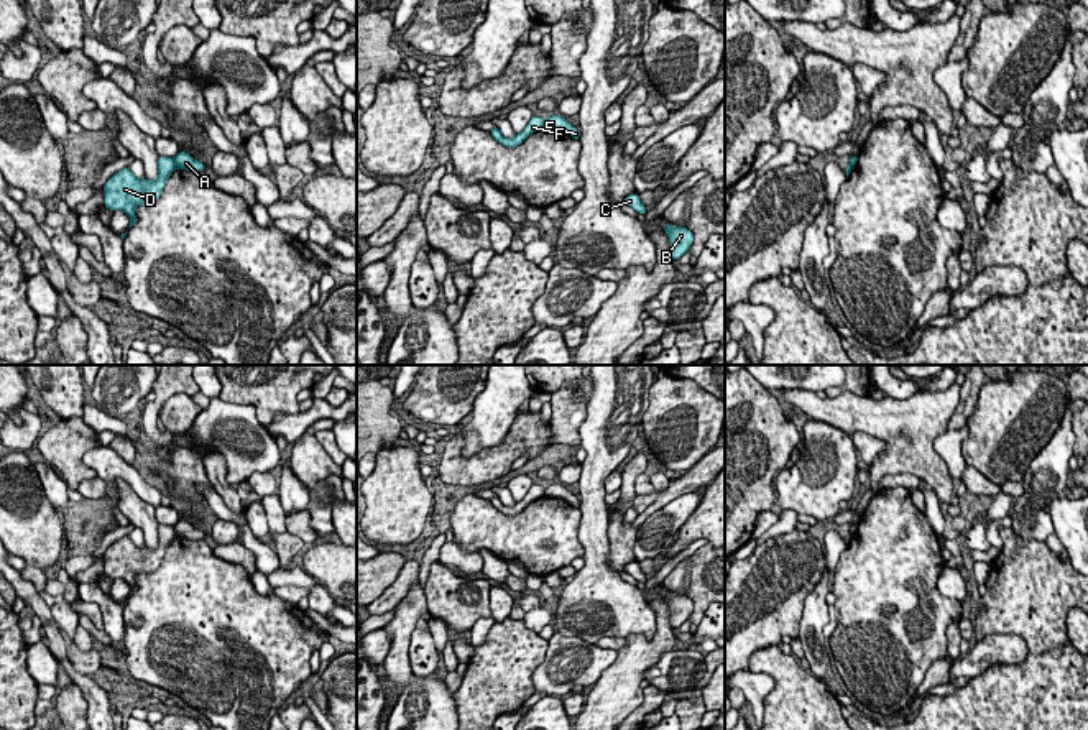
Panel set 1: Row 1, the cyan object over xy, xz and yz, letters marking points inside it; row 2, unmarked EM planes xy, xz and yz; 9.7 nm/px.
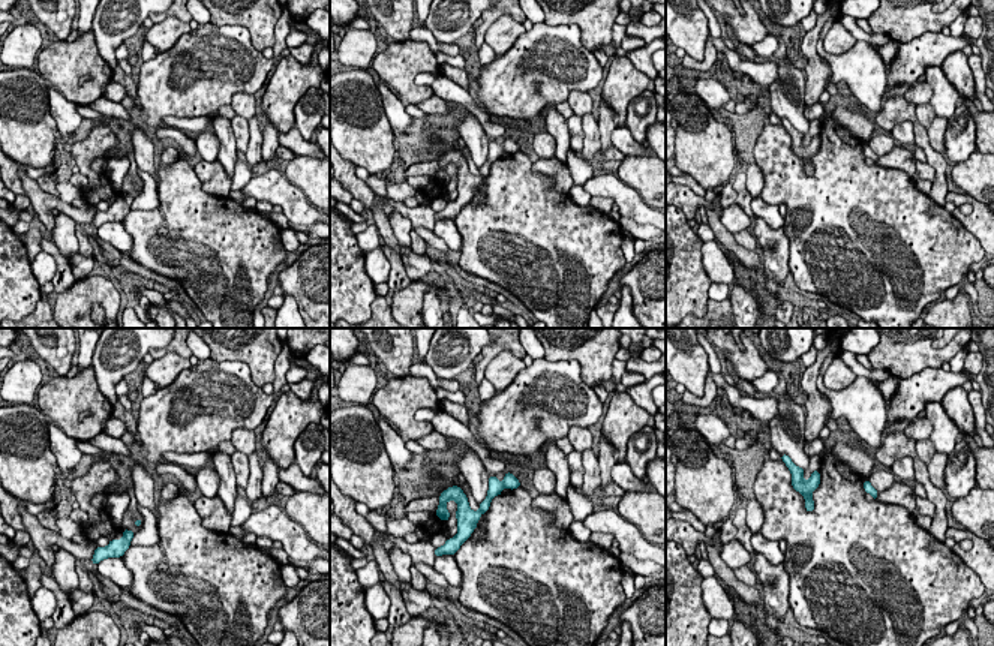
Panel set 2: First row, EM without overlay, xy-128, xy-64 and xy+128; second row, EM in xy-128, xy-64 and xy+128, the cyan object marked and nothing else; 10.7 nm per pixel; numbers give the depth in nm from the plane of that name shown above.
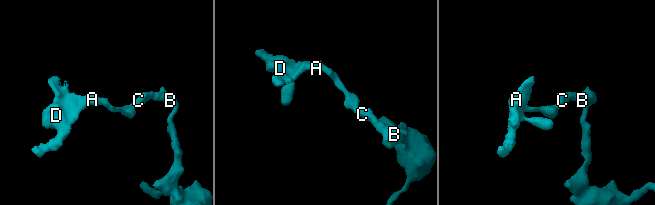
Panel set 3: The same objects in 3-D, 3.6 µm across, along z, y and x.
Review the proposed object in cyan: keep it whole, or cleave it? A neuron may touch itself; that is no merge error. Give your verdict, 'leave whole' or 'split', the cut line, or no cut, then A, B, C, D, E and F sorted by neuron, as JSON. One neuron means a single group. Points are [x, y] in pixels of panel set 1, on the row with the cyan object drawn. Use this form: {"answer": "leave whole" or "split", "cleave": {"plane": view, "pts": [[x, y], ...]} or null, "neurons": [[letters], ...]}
{"answer": "split", "cleave": {"plane": "xy", "pts": [[173, 158], [176, 165]]}, "neurons": [["A", "B", "C", "E"], ["D", "F"]]}

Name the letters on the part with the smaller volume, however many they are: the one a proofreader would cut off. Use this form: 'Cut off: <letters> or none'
Cut off: D, F

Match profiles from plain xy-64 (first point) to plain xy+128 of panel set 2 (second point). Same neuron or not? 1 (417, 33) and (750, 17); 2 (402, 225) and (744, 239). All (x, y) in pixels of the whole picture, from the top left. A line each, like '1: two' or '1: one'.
1: two
2: two

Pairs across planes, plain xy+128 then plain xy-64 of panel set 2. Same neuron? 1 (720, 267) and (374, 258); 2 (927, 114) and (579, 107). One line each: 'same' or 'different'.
1: same
2: different

